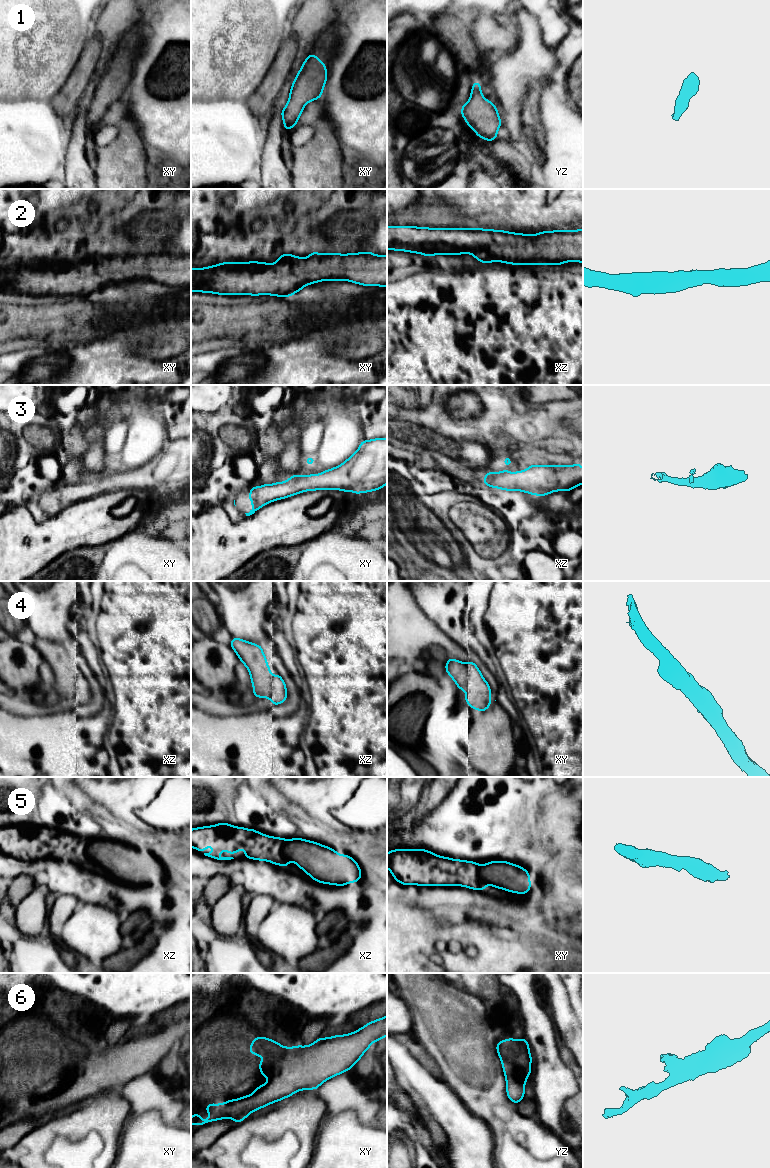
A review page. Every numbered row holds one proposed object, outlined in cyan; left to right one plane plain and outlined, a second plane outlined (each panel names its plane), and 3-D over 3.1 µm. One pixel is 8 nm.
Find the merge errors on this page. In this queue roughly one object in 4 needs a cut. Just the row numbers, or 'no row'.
no row

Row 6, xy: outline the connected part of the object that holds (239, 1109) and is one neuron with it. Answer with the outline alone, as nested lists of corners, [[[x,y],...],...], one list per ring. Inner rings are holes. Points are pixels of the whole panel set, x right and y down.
[[[387,1015],[381,1019],[376,1019],[368,1024],[364,1025],[362,1028],[358,1029],[355,1032],[346,1034],[346,1035],[335,1035],[333,1037],[322,1038],[320,1037],[311,1045],[300,1046],[296,1045],[295,1047],[284,1047],[278,1042],[271,1040],[266,1037],[256,1037],[252,1040],[248,1051],[253,1053],[255,1056],[263,1056],[264,1059],[258,1063],[260,1067],[261,1075],[265,1075],[268,1079],[268,1082],[264,1085],[258,1086],[253,1093],[248,1096],[243,1096],[236,1100],[229,1099],[226,1103],[213,1104],[209,1103],[206,1110],[210,1113],[210,1116],[205,1120],[201,1120],[200,1114],[193,1114],[191,1116],[191,1125],[196,1124],[198,1127],[207,1123],[210,1123],[215,1120],[222,1120],[224,1118],[231,1118],[235,1123],[242,1122],[247,1116],[259,1110],[269,1104],[283,1100],[284,1098],[292,1096],[297,1091],[302,1091],[306,1089],[316,1090],[321,1084],[323,1084],[328,1079],[342,1074],[350,1070],[354,1065],[360,1060],[362,1055],[369,1049],[371,1044],[374,1044],[375,1041],[387,1036]]]

